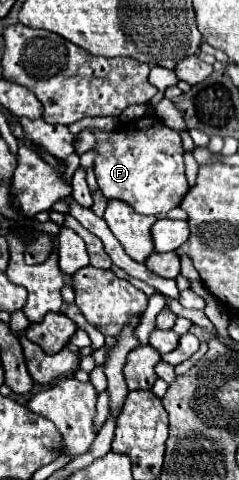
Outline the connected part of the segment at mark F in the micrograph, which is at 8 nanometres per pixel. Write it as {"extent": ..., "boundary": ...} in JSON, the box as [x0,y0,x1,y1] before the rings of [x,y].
{"extent":[75,116,189,214],"boundary":[[[143,116],[135,122],[123,124],[113,132],[83,132],[77,138],[75,144],[75,152],[83,154],[87,150],[95,148],[99,154],[95,158],[95,174],[97,174],[97,184],[103,192],[105,198],[119,198],[123,202],[127,202],[129,206],[133,206],[135,212],[139,214],[165,214],[171,208],[179,206],[179,202],[183,200],[183,196],[189,190],[189,182],[185,176],[185,164],[183,164],[183,146],[181,146],[181,138],[175,130],[171,130],[169,126],[163,124],[163,120],[159,120],[157,116]]]}

